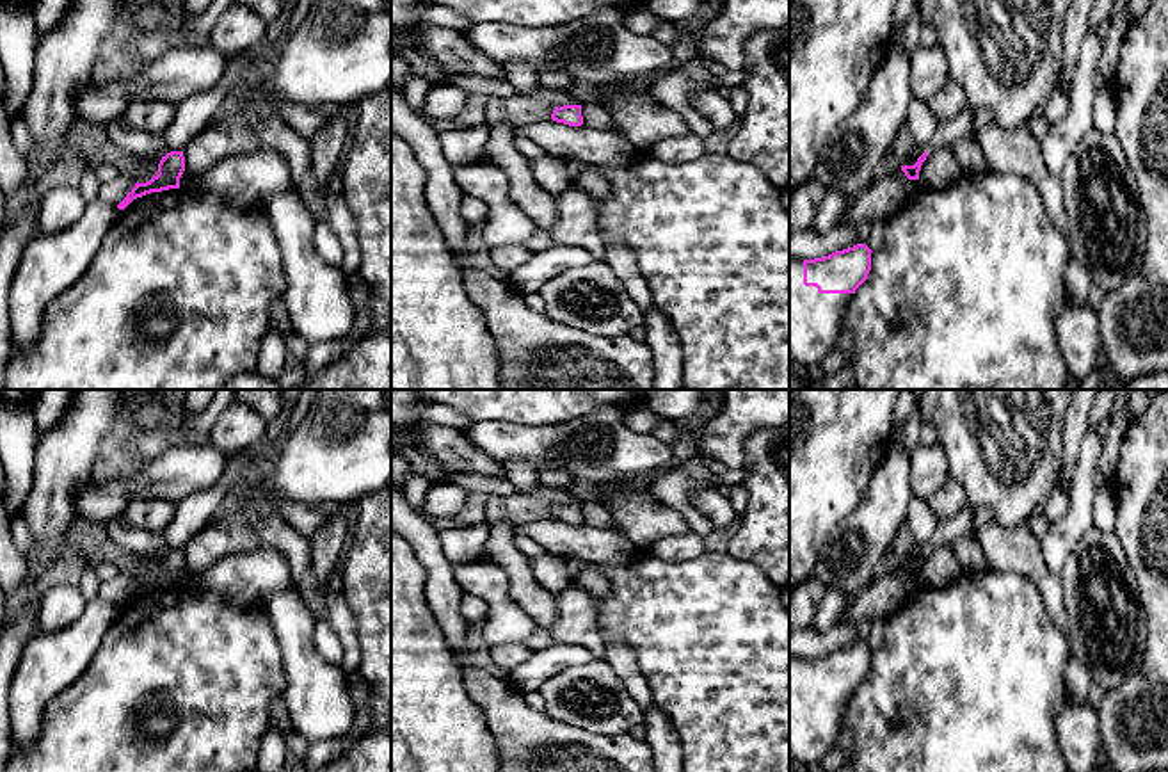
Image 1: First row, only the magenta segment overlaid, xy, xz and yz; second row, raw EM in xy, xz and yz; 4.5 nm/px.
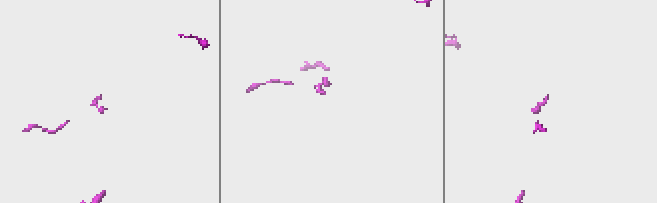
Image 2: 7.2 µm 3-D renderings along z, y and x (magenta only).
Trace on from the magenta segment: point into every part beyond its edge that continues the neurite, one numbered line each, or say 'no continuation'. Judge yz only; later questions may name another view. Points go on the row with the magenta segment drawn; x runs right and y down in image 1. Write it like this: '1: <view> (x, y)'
1: yz (815, 319)

